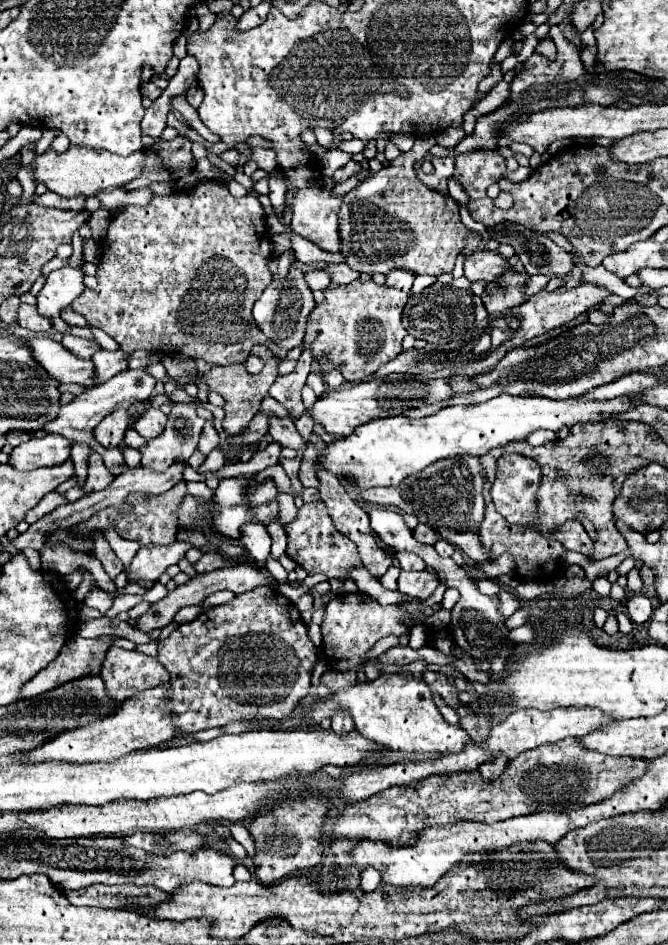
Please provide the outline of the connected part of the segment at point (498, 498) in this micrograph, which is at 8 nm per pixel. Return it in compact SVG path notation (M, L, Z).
M503 454L497 462L497 474L495 474L495 482L491 488L491 496L493 496L493 504L497 512L511 524L537 530L539 516L537 516L535 494L539 490L539 482L541 482L541 468L539 464L533 462L533 458L527 458L521 454Z

